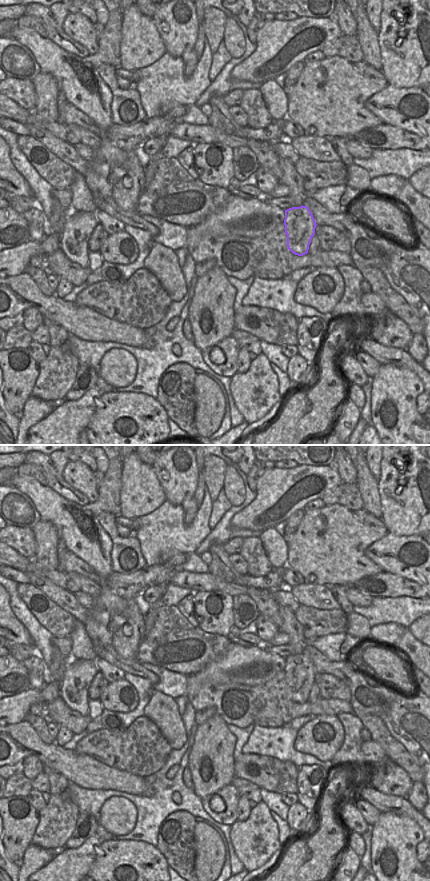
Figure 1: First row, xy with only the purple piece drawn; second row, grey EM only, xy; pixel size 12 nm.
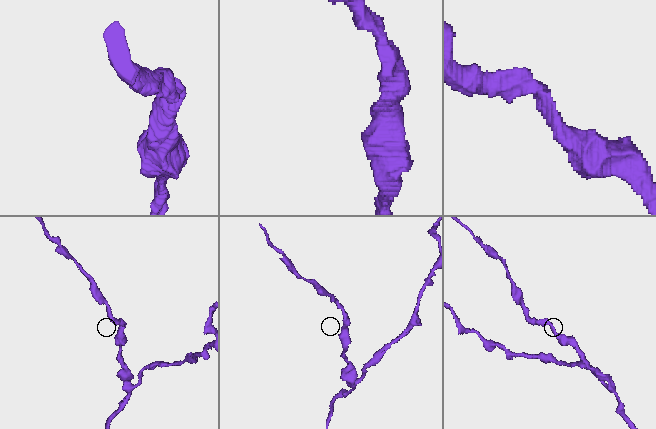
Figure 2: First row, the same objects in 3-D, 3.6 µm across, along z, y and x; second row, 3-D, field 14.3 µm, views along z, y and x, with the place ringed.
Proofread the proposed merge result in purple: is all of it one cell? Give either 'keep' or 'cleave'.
keep

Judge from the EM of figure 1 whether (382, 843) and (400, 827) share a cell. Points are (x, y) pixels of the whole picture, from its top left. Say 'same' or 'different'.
same

